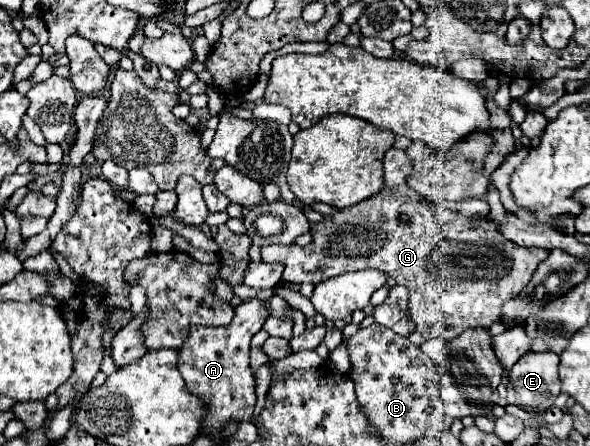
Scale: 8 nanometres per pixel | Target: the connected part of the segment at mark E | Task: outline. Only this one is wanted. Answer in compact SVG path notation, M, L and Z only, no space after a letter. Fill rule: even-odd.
M528 352L510 370L508 400L526 408L544 412L560 394L558 356L554 352Z

